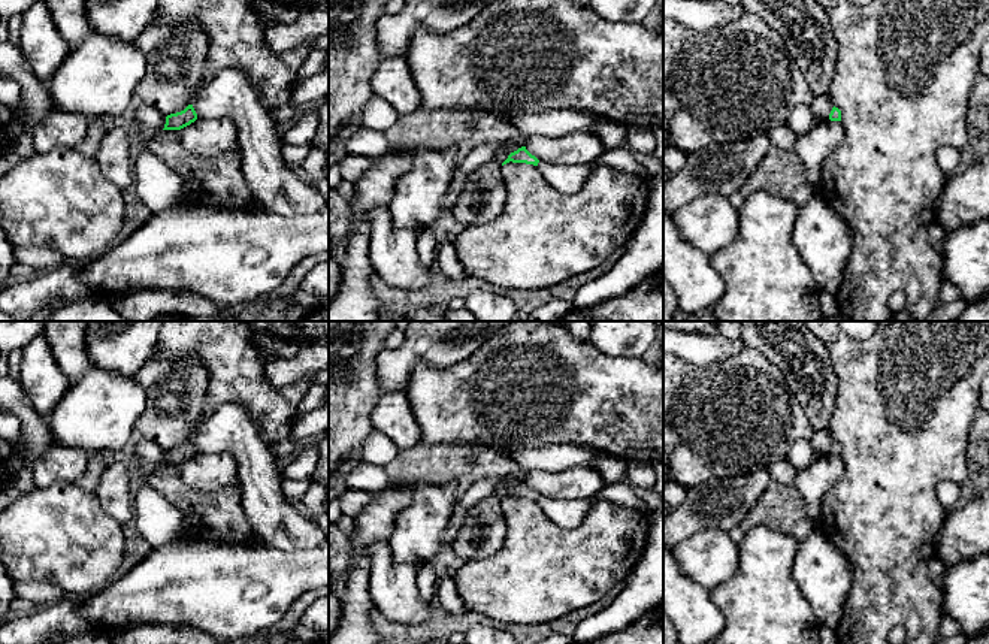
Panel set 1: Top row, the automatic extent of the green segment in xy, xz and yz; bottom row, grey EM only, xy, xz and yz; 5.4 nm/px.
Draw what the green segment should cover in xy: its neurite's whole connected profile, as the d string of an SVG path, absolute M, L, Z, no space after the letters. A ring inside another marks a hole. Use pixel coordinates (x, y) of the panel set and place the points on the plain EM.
M188 439L184 445L170 448L166 451L163 465L181 465L197 454L197 448L193 439Z

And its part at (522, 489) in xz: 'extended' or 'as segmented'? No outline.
as segmented

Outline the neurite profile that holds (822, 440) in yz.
M829 429L825 430L814 430L811 439L810 439L813 448L820 456L829 454L829 448L834 442L832 433Z

